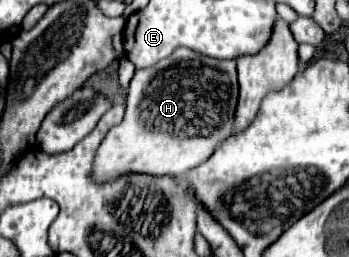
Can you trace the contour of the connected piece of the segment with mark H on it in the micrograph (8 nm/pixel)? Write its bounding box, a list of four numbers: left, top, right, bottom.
[96,48,236,182]

